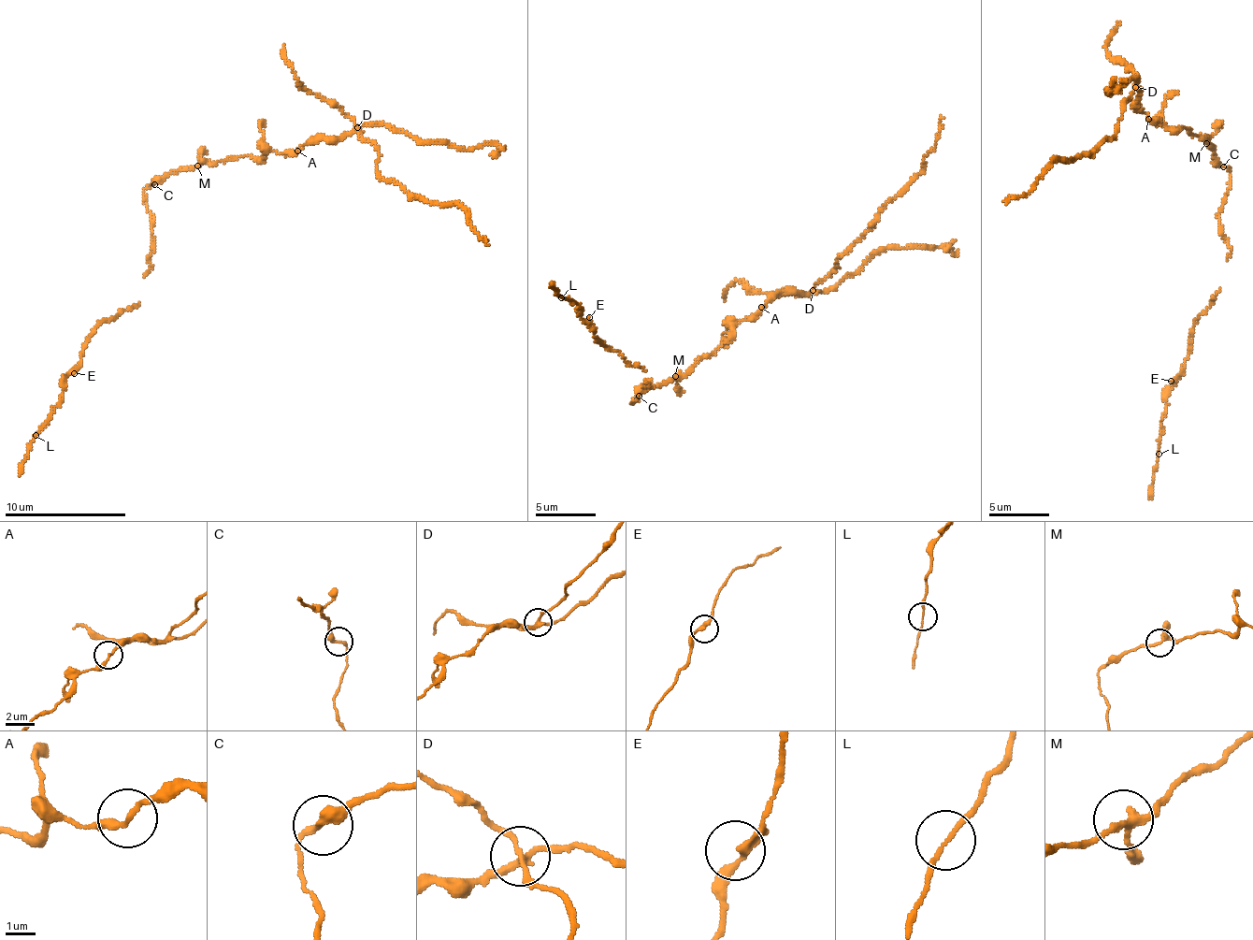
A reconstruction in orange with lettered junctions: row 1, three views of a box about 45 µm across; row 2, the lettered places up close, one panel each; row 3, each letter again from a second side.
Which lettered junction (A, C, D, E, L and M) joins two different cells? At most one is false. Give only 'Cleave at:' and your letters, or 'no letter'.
Cleave at: D

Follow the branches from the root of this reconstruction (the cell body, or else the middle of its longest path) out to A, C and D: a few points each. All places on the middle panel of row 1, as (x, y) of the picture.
A: (678, 379), (703, 357), (710, 357), (731, 337), (731, 331), (742, 320), (749, 320), (761, 306)
C: (678, 379), (649, 385), (639, 396)
D: (678, 379), (703, 357), (710, 357), (742, 320), (749, 320), (768, 301), (783, 294), (809, 296), (813, 291)

